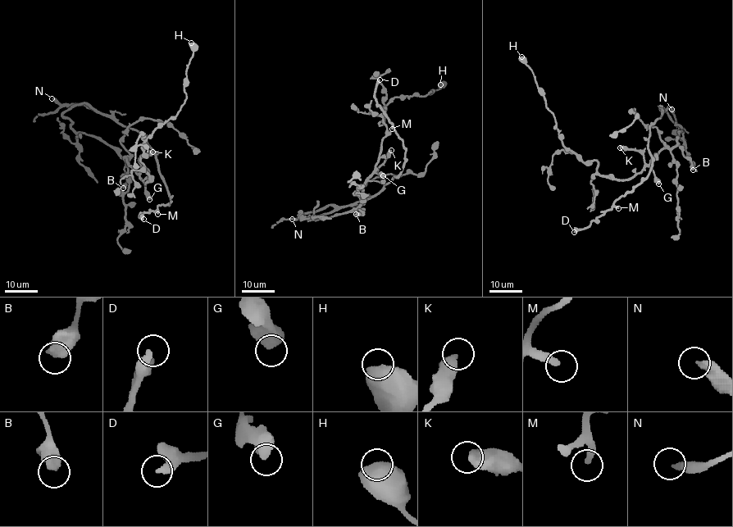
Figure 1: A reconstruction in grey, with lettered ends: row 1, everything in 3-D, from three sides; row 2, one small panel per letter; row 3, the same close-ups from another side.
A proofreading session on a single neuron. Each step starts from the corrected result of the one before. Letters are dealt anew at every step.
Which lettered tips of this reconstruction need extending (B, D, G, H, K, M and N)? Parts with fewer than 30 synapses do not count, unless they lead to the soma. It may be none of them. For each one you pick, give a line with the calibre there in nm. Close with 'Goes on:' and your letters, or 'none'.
D: Thickness 400 nm
K: Thickness 550 nm
N: Thickness 300 nm
Goes on: D, K, N

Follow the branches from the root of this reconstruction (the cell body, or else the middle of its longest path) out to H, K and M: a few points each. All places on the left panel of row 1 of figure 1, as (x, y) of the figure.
H: (90, 135), (125, 157), (145, 183), (150, 180), (140, 161), (145, 155), (143, 143), (184, 103), (191, 43)
K: (90, 135), (106, 142), (127, 160), (127, 164), (137, 173), (140, 170), (139, 160), (152, 152)
M: (90, 135), (78, 133), (65, 111), (88, 103), (145, 138), (170, 197), (157, 214)

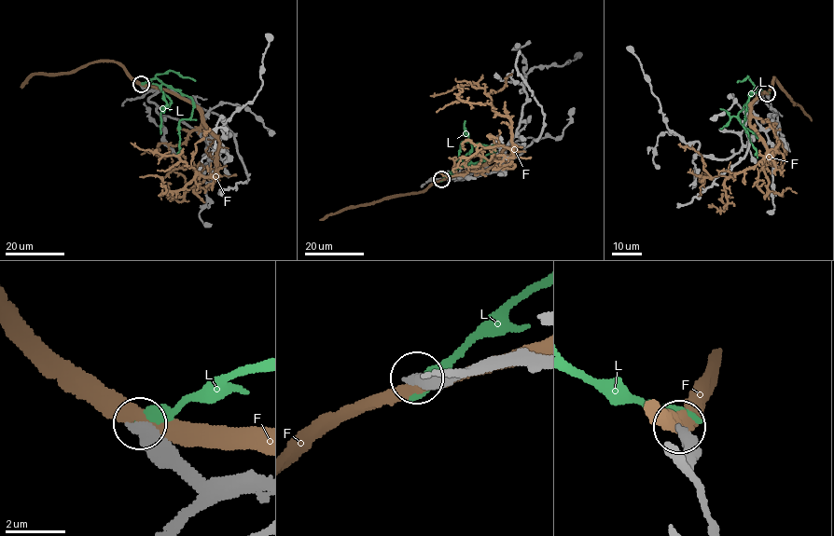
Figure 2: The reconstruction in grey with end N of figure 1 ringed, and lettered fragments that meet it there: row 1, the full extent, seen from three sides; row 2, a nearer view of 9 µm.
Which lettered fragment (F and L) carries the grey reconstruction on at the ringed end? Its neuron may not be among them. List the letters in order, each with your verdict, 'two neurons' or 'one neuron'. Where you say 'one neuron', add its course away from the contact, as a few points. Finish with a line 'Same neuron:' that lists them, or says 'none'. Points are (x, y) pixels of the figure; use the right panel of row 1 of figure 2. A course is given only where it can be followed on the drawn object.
F: two neurons
L: two neurons
Same neuron: none

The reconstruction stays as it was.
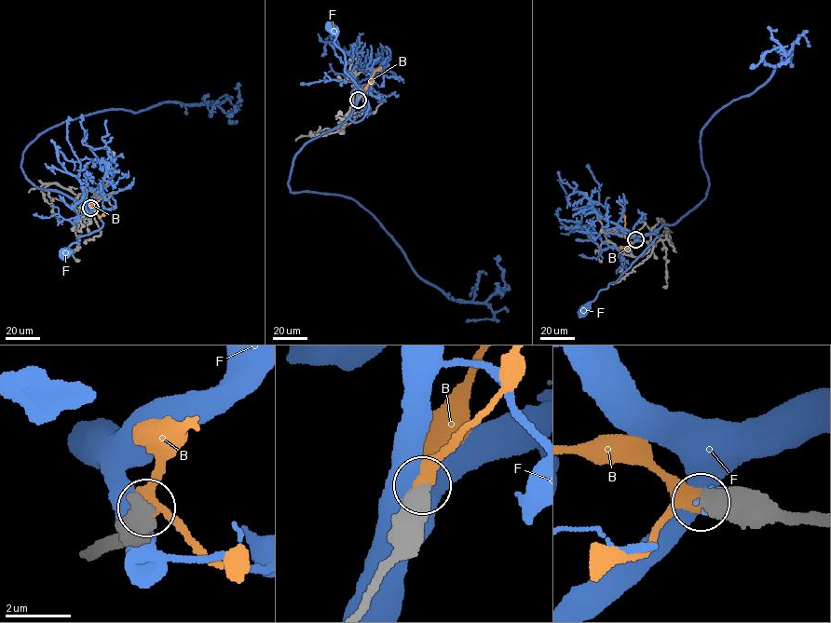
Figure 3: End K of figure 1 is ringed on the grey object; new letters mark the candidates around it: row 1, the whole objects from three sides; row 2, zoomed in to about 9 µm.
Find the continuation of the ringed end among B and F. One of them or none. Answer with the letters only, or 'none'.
B

